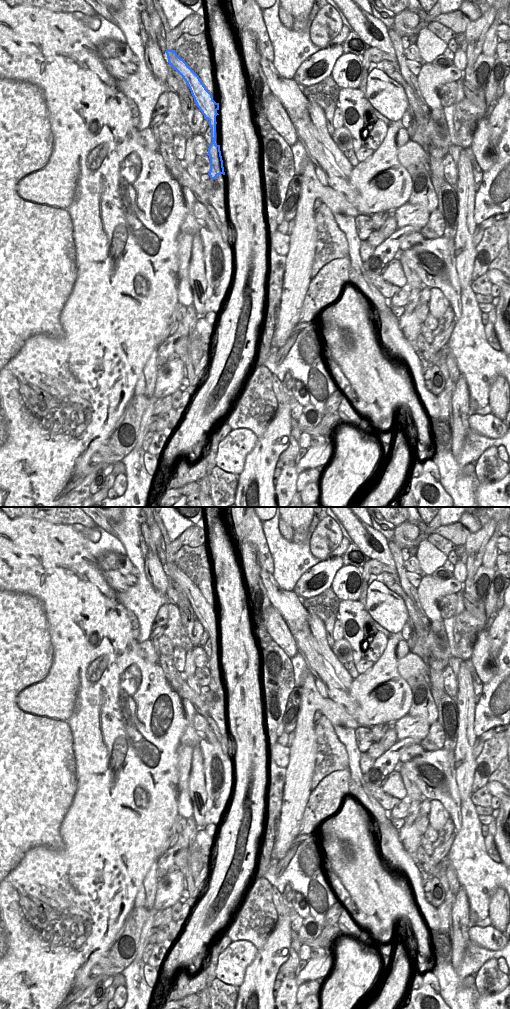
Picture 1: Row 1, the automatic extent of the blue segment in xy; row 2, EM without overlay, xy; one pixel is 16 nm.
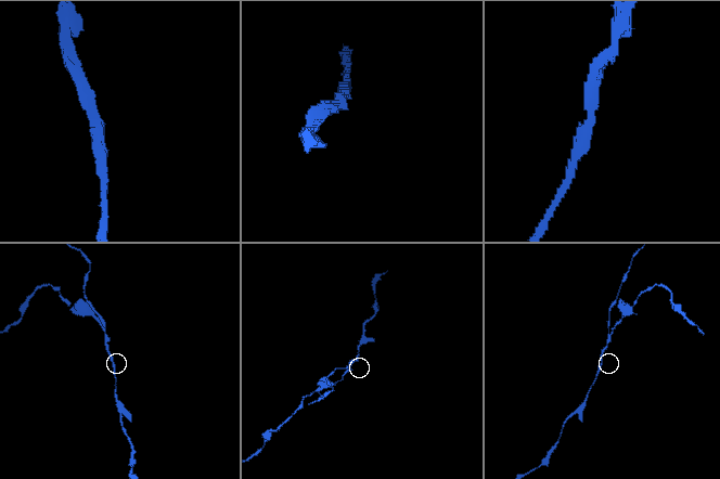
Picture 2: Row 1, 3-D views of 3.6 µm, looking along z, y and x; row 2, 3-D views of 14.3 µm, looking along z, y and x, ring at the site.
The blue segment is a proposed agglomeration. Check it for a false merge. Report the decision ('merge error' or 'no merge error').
merge error

